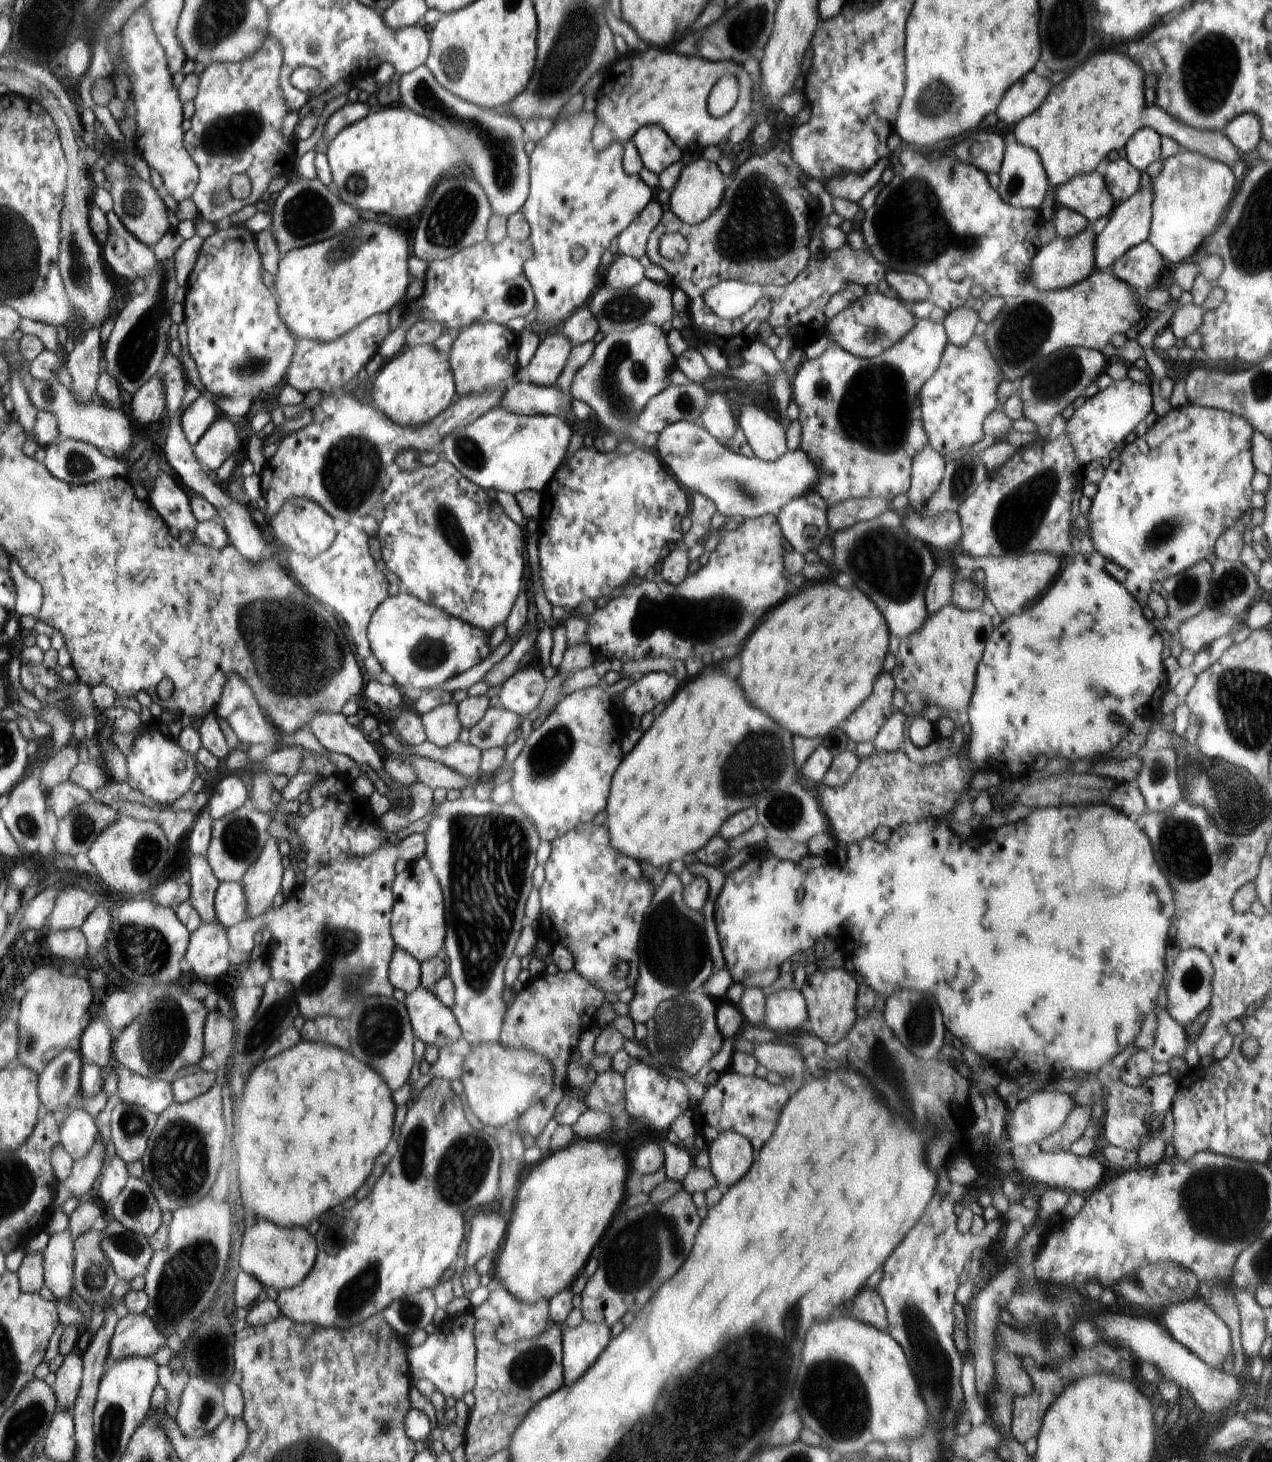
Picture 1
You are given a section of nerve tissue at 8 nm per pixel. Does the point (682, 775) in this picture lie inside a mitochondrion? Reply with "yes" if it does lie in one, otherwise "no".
no

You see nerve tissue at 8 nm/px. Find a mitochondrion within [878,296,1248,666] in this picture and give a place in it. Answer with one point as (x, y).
(1016, 520)

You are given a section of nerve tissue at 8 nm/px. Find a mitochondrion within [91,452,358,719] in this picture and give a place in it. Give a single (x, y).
(300, 642)

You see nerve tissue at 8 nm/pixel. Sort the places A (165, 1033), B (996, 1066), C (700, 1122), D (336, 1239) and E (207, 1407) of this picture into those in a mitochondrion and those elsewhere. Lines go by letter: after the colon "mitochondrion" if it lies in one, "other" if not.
A: mitochondrion
B: other
C: other
D: mitochondrion
E: mitochondrion

